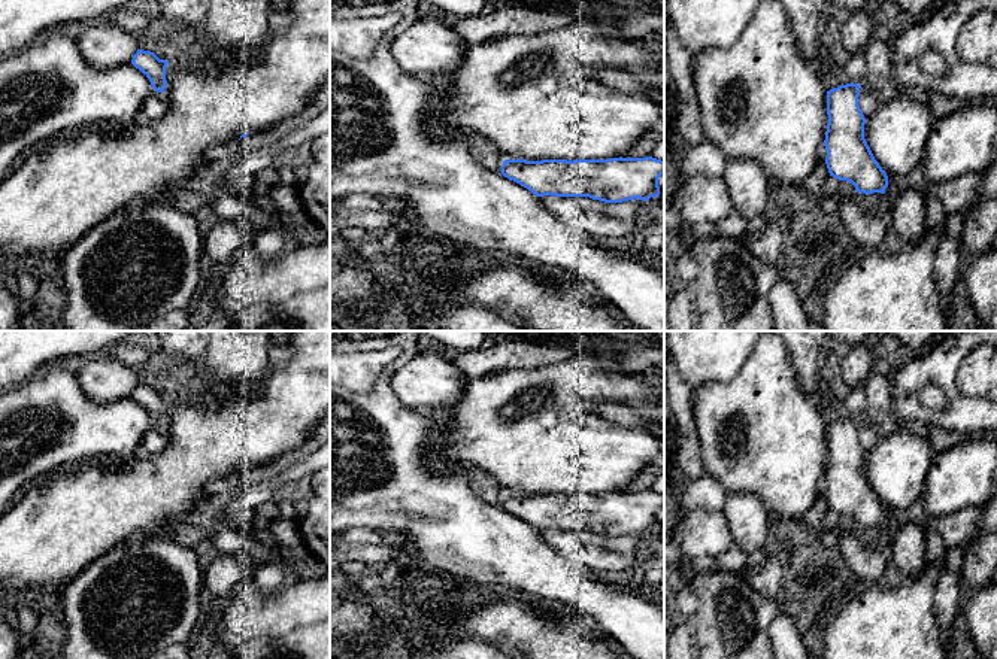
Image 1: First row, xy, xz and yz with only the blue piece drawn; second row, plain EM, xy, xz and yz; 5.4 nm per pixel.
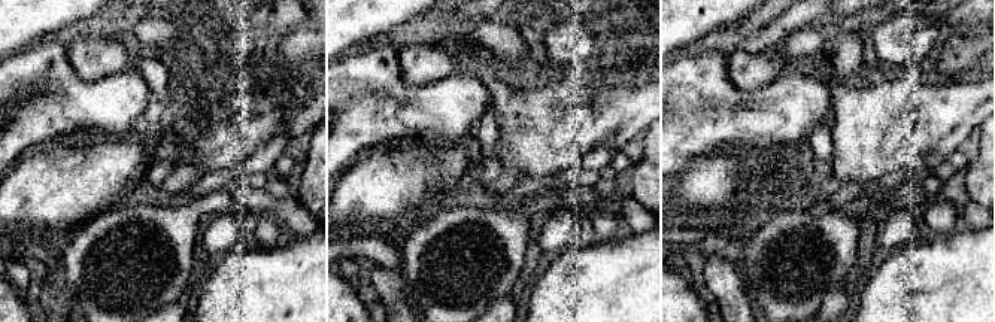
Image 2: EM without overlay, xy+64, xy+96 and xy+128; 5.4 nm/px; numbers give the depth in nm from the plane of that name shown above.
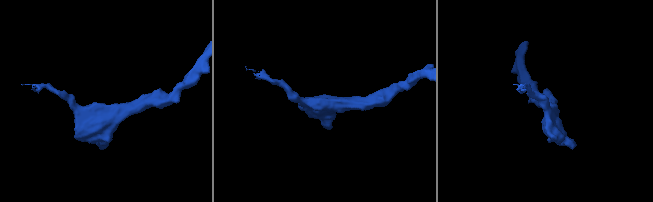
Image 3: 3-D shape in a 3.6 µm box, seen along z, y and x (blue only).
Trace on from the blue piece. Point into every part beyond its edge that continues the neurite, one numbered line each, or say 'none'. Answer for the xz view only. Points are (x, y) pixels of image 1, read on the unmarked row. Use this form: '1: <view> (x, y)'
none

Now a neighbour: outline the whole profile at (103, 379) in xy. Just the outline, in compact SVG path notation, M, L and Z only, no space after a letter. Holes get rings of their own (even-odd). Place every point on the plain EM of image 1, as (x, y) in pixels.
M101 355L90 358L78 373L79 383L87 397L97 403L113 403L131 398L137 386L137 376L133 367L116 358Z

